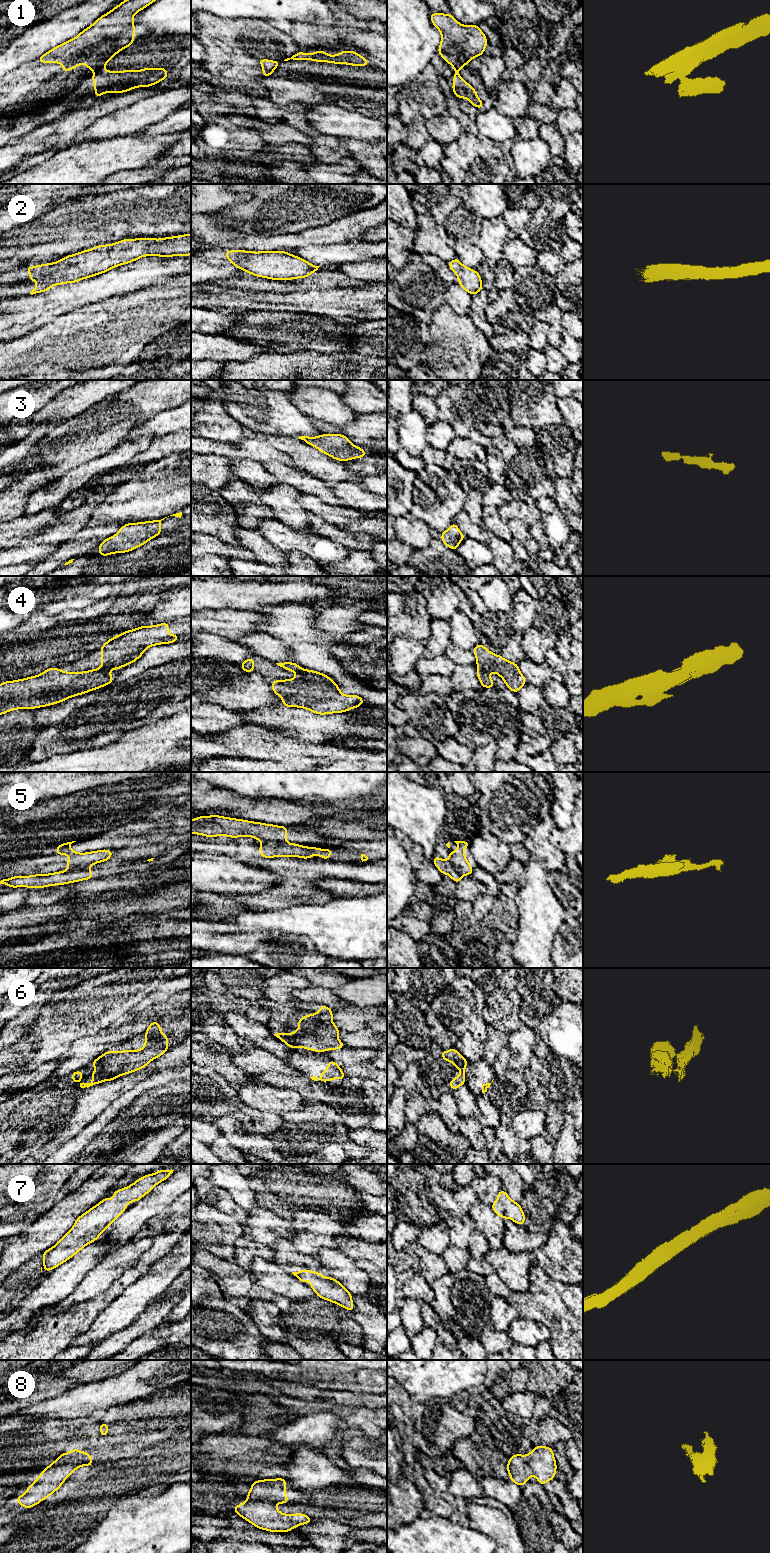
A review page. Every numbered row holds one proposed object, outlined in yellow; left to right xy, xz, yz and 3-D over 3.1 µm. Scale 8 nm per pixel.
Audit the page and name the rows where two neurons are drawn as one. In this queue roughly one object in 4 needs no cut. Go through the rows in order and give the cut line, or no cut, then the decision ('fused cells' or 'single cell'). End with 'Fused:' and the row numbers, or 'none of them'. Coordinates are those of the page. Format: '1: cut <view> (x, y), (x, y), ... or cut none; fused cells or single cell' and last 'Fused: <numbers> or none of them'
1: cut xy (101, 68), (95, 73); fused cells
2: cut none; single cell
3: cut none; single cell
4: cut none; single cell
5: cut xz (285, 841), (264, 842); fused cells
6: cut xy (94, 1060), (97, 1060), (102, 1065); fused cells
7: cut none; single cell
8: cut none; single cell
Fused: 1, 5, 6

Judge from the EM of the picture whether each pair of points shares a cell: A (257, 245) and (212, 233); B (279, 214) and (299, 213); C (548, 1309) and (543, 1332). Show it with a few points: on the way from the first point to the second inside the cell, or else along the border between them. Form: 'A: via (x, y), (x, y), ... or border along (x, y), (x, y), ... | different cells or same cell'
A: via (246, 242), (227, 242), (223, 238) | same cell
B: via (284, 213), (294, 213) | same cell
C: border along (522, 1317), (542, 1323), (549, 1330), (550, 1339) | different cells

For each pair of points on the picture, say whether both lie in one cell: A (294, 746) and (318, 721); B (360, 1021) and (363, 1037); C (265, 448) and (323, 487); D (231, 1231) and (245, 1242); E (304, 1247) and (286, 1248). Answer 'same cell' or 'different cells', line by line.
A: different cells
B: different cells
C: same cell
D: different cells
E: different cells

